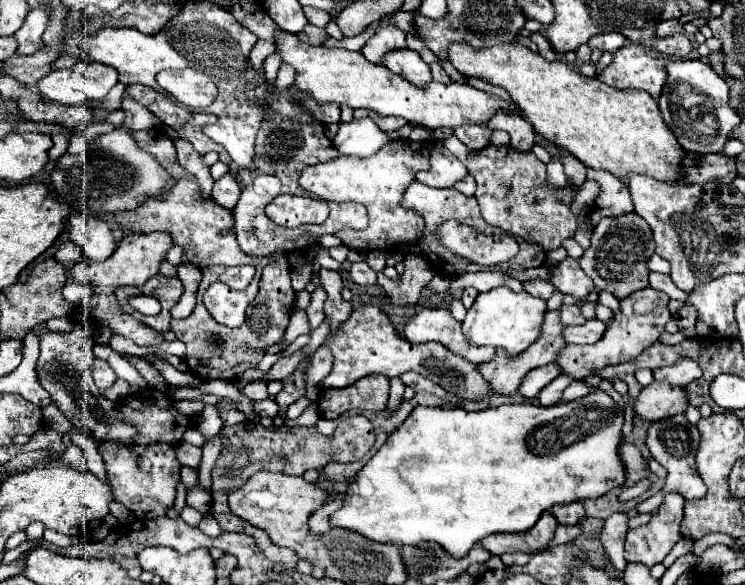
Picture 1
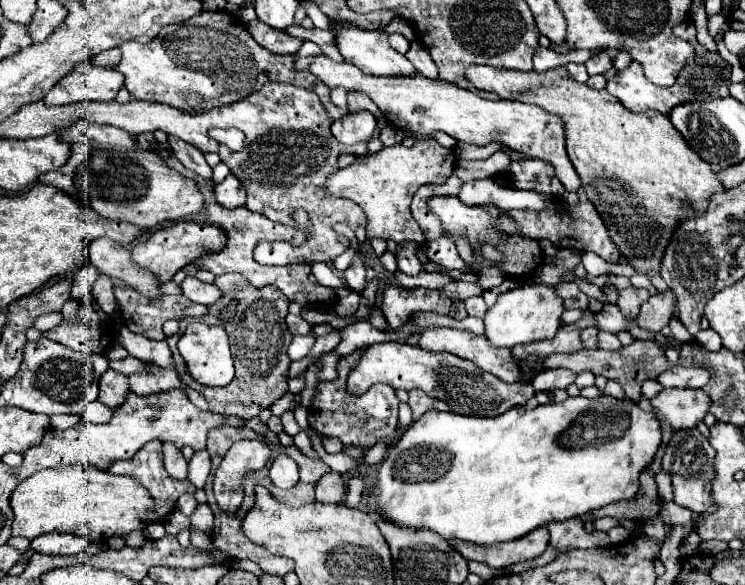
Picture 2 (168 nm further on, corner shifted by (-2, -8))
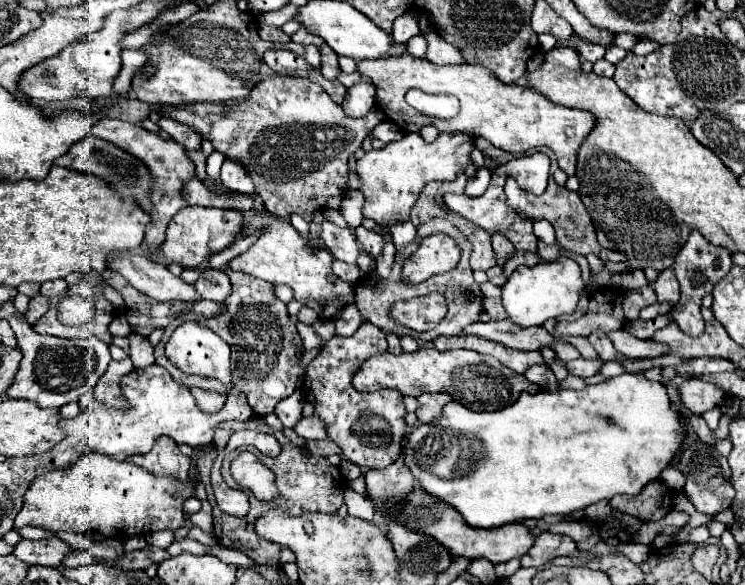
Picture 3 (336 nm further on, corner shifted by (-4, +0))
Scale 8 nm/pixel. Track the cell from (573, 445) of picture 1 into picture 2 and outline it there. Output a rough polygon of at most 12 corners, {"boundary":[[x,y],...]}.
{"boundary":[[429,410],[371,510],[509,542],[639,492],[655,412]]}

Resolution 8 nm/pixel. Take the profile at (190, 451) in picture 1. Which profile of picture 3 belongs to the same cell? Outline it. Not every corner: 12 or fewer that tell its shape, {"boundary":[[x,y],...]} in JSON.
{"boundary":[[201,502],[201,510],[189,520],[201,530],[211,534],[211,504]]}

